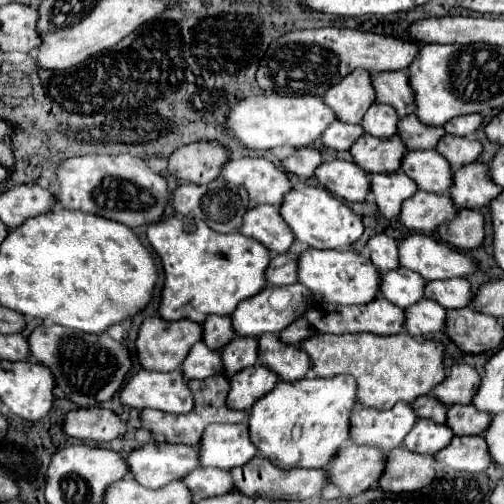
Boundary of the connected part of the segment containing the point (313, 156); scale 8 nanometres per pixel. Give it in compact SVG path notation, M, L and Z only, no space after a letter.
M301 147L295 153L291 153L287 159L283 159L281 167L299 179L309 179L319 163L321 163L321 153L317 149Z

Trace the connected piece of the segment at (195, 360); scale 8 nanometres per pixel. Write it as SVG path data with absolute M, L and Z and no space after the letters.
M195 343L189 355L181 363L181 373L185 379L207 379L221 373L221 355L209 351L205 343Z

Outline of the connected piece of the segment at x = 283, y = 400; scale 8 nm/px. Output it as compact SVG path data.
M337 375L331 379L303 377L301 381L279 381L249 411L249 439L259 455L277 467L325 469L339 445L349 437L349 411L355 405L355 379Z

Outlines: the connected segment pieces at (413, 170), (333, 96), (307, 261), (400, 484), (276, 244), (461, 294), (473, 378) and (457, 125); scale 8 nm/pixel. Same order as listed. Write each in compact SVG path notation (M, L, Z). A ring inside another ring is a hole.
M409 151L401 159L401 167L405 175L409 175L419 191L427 193L447 193L451 187L451 167L437 151Z
M353 71L341 83L333 85L325 95L323 103L335 113L337 121L357 125L363 113L373 103L375 93L371 87L371 73Z
M305 249L297 257L297 281L311 291L317 303L337 303L337 305L363 305L377 297L379 293L379 273L371 265L369 257L353 251L337 249Z
M397 447L385 455L385 469L379 489L385 493L413 493L423 489L433 477L433 455L413 455Z
M261 205L245 211L239 231L241 235L257 239L265 247L269 247L269 251L277 253L287 253L293 243L293 233L281 219L279 209L273 205Z
M453 277L445 281L429 281L425 283L423 297L437 301L445 309L461 309L471 303L471 285L463 277Z
M461 363L453 365L443 383L439 383L431 393L445 405L455 405L455 403L469 405L473 391L477 391L477 383L479 383L479 373L473 367Z
M473 113L473 115L463 115L463 117L457 117L457 119L451 119L449 123L443 125L443 129L449 133L449 135L457 135L457 137L471 137L475 133L475 129L481 125L483 117L479 113Z

